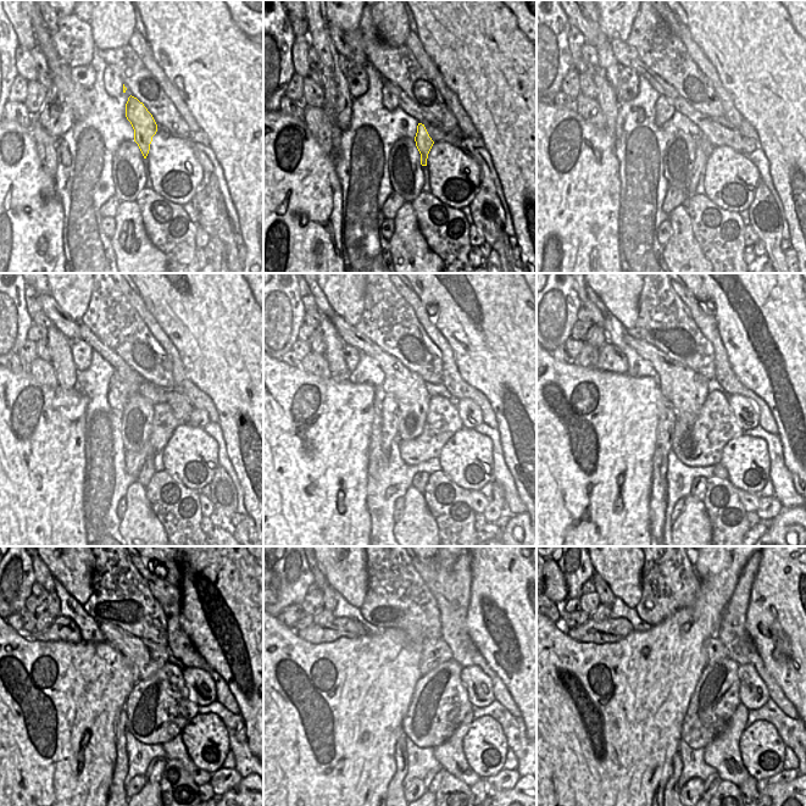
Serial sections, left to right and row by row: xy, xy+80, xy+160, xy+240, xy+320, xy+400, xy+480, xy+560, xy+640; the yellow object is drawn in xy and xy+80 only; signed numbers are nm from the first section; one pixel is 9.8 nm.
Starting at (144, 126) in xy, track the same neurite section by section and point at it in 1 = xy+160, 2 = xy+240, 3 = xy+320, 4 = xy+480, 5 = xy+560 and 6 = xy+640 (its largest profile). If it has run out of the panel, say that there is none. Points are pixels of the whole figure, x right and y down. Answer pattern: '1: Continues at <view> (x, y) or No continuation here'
1: Continues at xy+160 (698, 170)
2: Continues at xy+240 (146, 472)
3: Continues at xy+320 (420, 479)
4: Continues at xy+480 (154, 772)
5: Continues at xy+560 (432, 781)
6: Continues at xy+640 (711, 784).

